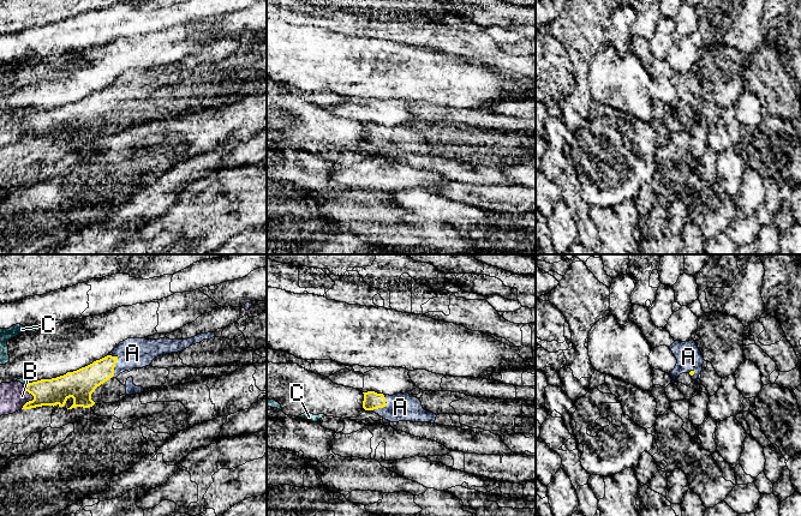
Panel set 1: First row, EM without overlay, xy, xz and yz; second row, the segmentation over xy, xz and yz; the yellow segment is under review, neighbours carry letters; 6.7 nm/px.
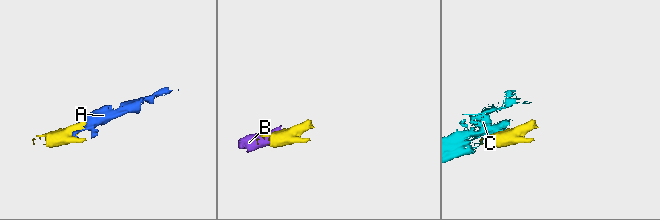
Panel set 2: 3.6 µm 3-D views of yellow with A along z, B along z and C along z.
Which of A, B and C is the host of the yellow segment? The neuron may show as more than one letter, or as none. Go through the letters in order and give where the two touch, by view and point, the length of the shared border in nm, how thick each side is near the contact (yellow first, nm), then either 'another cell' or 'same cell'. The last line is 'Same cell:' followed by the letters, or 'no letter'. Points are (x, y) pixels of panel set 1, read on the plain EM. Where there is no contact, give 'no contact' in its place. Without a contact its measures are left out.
A: xy (114, 96) | 170 nm | 190/200 nm | same cell
B: xy (34, 128) | 160 nm | 180/180 nm | another cell
C: xy (33, 113) | 90 nm | 180/50 nm | another cell
Same cell: A

